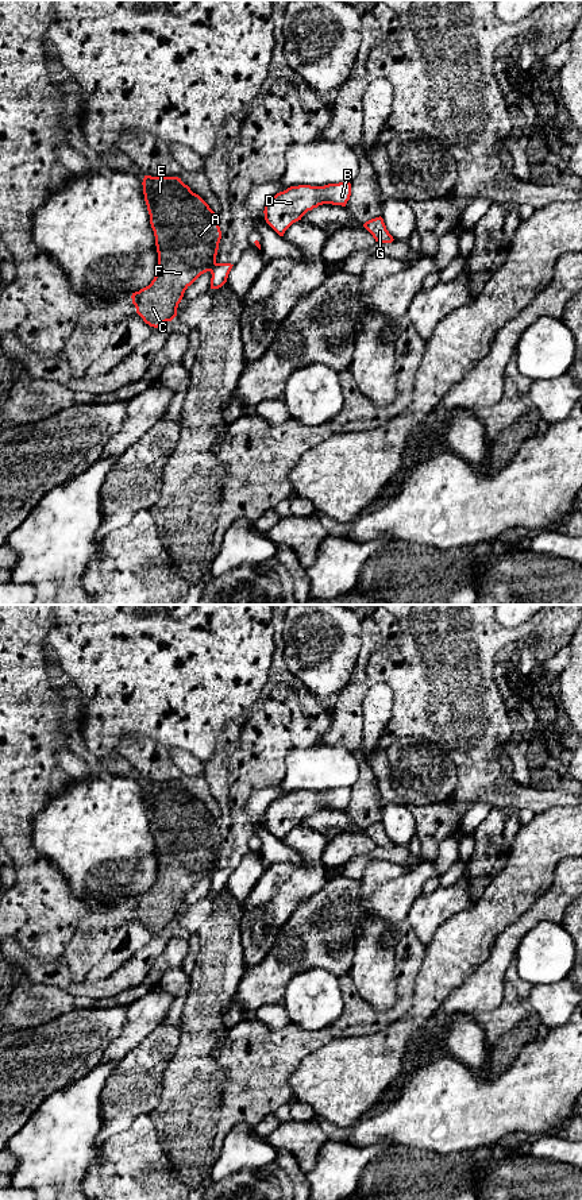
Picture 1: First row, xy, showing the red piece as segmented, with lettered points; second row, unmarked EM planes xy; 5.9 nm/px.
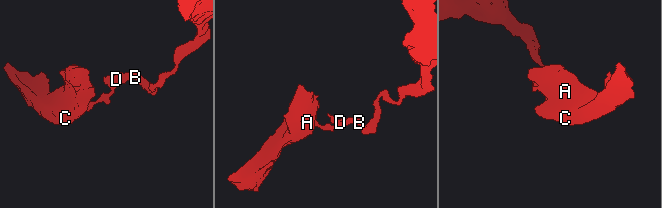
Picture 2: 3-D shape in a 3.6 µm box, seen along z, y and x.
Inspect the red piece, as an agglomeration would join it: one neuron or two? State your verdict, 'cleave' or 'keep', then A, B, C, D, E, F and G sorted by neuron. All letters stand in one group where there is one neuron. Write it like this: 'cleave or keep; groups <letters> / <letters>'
cleave; groups A C E F / B D G

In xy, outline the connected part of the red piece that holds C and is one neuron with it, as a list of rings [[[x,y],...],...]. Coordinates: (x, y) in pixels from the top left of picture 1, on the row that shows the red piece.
[[[144,175],[142,185],[155,236],[158,271],[151,283],[131,298],[143,321],[158,328],[177,316],[185,290],[215,266],[221,231],[216,213],[181,178]]]

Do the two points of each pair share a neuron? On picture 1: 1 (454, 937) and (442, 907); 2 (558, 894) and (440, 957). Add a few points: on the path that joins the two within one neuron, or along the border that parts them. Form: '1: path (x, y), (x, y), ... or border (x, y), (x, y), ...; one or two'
1: border (473, 902), (466, 909), (451, 915), (426, 944); two
2: border (547, 888), (501, 932); two

